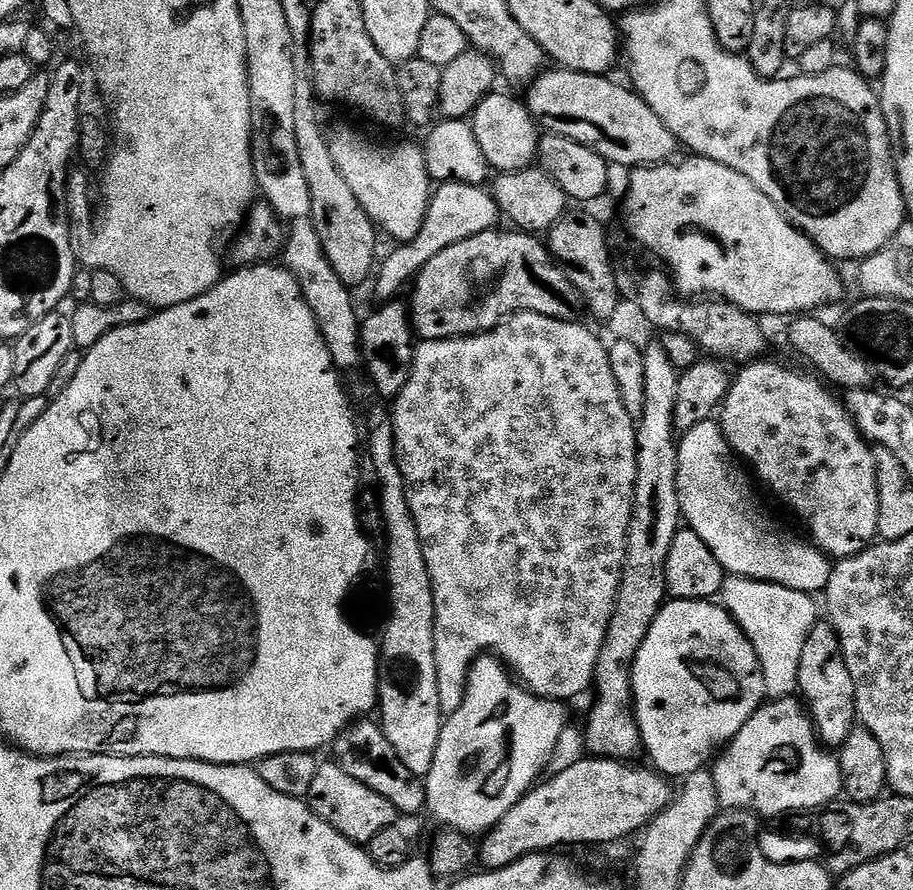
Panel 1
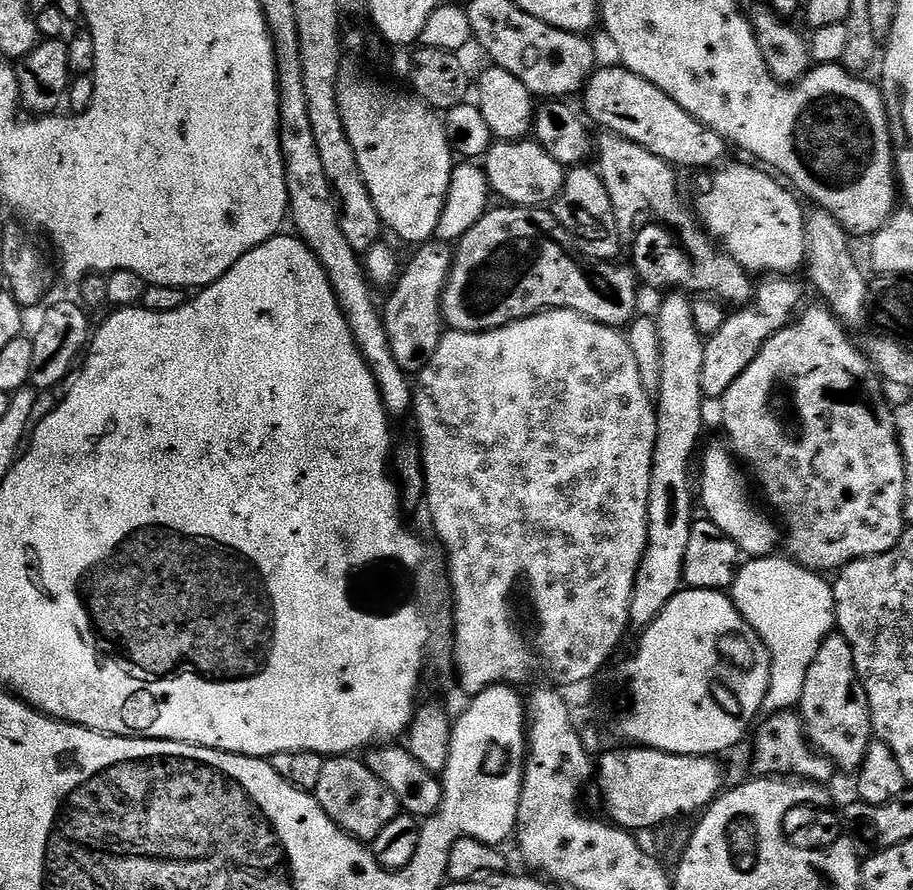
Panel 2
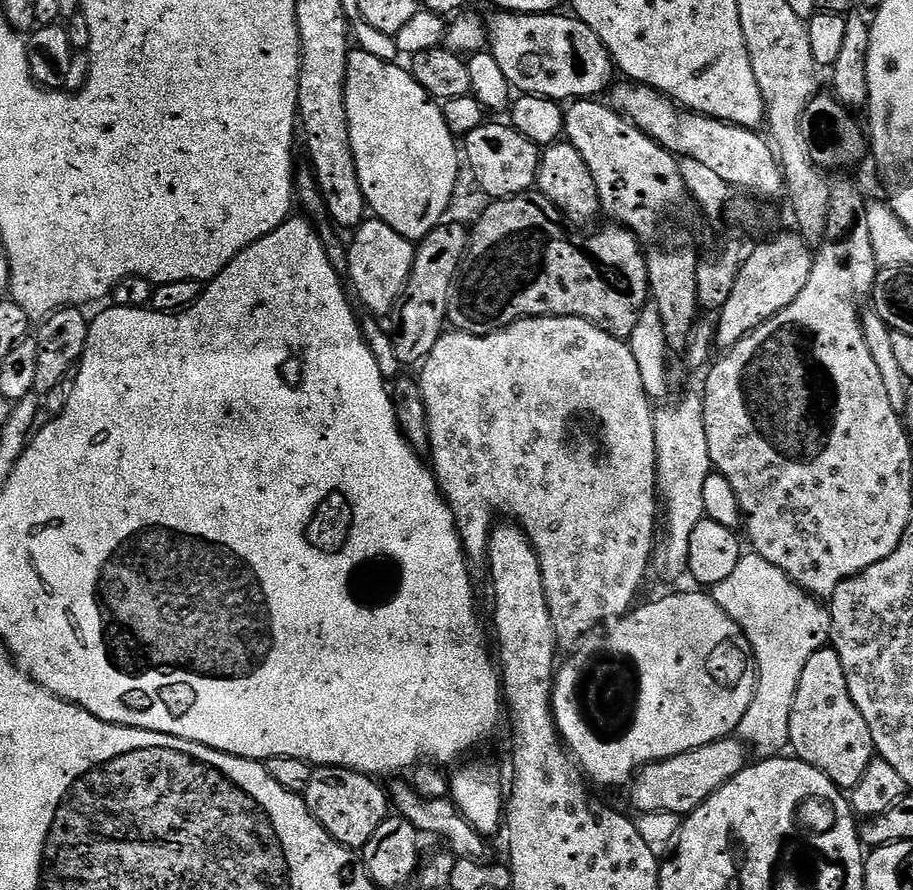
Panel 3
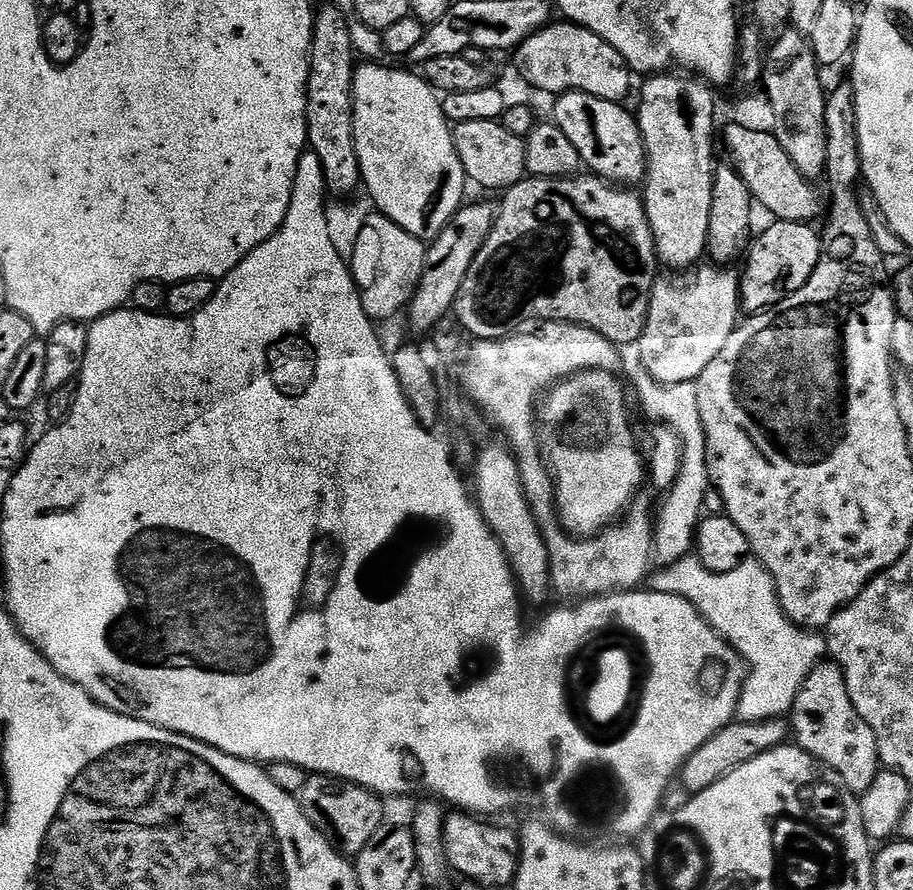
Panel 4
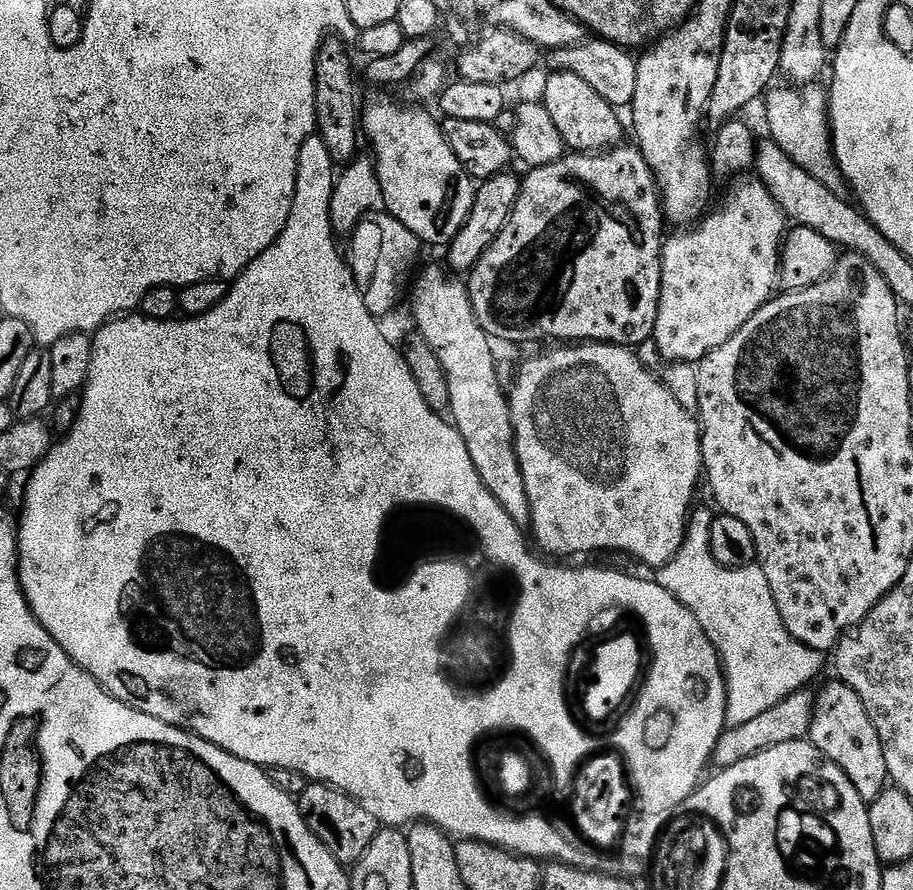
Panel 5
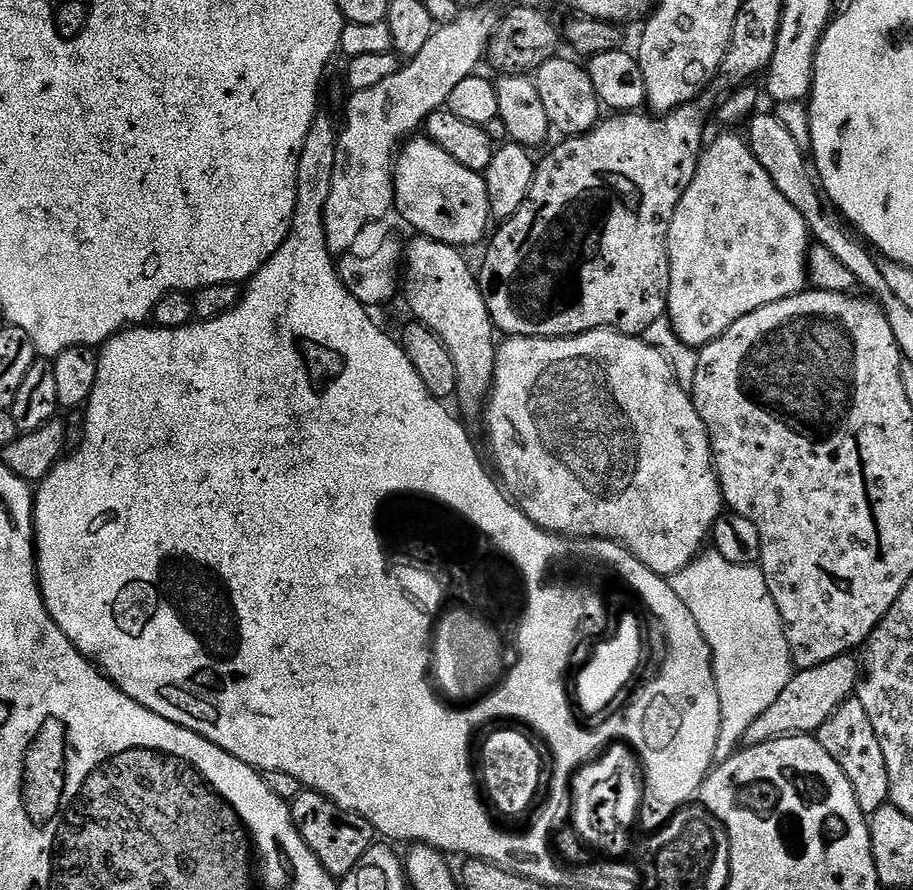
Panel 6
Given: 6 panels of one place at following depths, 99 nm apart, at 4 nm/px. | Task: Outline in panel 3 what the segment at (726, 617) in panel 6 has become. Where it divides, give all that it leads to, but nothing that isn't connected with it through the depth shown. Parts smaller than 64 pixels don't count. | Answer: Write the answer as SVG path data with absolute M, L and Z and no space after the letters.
M745 555L738 562L738 570L726 578L726 582L715 585L711 589L712 599L738 622L738 626L746 634L750 646L756 654L756 666L760 680L756 684L754 702L750 702L750 710L746 710L746 718L742 718L738 736L749 749L764 752L760 754L780 754L789 747L788 731L790 730L790 714L794 706L794 698L798 690L798 682L802 678L802 670L806 670L806 662L814 658L819 648L829 643L832 635L832 614L824 608L817 597L799 588L790 577L778 566L770 566L770 562L761 560L755 555Z

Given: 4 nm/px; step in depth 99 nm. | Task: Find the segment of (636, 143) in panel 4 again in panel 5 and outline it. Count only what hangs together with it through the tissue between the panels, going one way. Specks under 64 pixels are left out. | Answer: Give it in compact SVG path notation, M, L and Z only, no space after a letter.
M552 72L544 84L542 103L550 118L554 118L554 126L558 126L558 134L562 134L565 145L576 154L599 154L609 151L621 143L624 128L620 125L621 113L613 108L590 82L582 82L578 74L573 72Z

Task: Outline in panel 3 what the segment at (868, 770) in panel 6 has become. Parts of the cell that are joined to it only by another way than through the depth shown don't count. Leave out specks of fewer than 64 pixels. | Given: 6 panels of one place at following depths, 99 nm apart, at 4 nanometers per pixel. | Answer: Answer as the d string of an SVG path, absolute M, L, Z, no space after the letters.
M830 646L819 648L802 670L790 714L788 742L791 751L796 751L795 759L822 770L841 790L857 788L874 758L870 726L854 706L842 658Z

